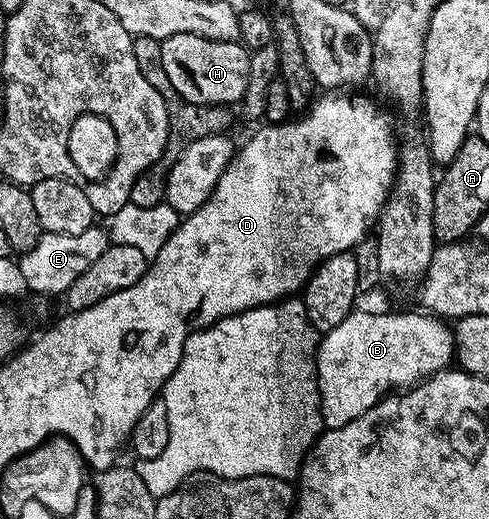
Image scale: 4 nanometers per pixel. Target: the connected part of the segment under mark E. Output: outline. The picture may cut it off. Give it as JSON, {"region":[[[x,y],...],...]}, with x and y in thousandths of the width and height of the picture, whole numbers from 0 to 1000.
{"region":[[[190,434],[176,441],[176,449],[151,449],[149,453],[129,453],[127,449],[90,449],[84,451],[78,472],[70,480],[47,486],[39,493],[37,513],[45,526],[45,541],[59,563],[76,561],[76,570],[115,572],[129,570],[131,563],[151,549],[157,534],[168,534],[209,487],[225,474],[223,447],[204,434]]]}

